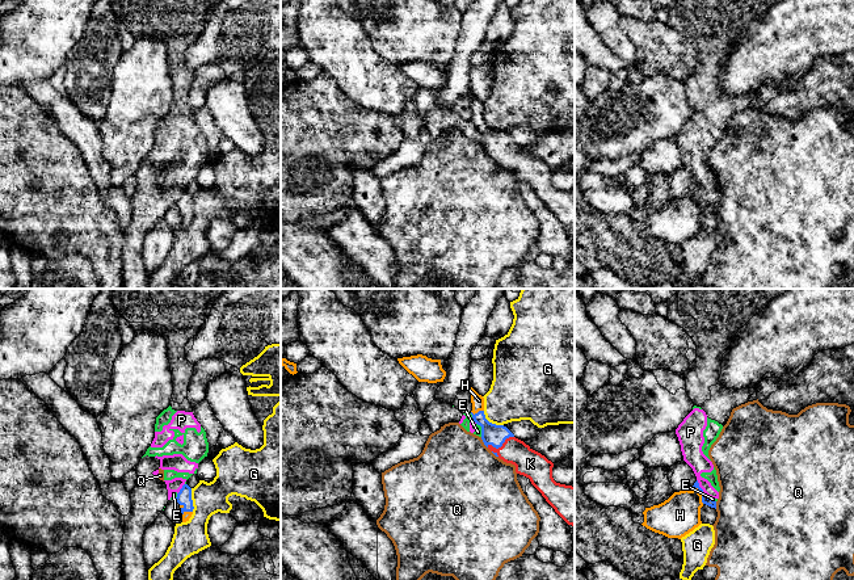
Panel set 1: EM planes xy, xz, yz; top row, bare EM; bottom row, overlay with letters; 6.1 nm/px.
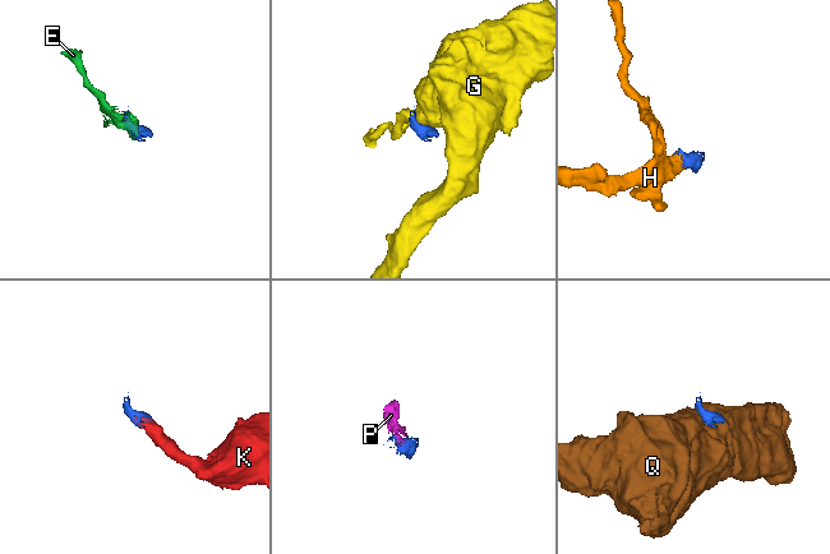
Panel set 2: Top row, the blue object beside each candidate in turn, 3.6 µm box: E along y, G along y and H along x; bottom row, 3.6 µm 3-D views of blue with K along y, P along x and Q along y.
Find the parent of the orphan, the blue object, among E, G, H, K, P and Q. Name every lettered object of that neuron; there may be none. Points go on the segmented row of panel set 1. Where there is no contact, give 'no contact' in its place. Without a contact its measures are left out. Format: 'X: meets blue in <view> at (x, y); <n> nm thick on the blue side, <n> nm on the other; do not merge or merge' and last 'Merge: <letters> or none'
E: meets blue in xz at (471, 414); 130 nm thick on the blue side, 50 nm on the other; do not merge
G: meets blue in xz at (491, 423); 130 nm thick on the blue side, 340 nm on the other; do not merge
H: meets blue in yz at (701, 494); 50 nm thick on the blue side, 240 nm on the other; merge
K: meets blue in xz at (500, 446); 130 nm thick on the blue side, 170 nm on the other; merge
P: meets blue in yz at (702, 490); 50 nm thick on the blue side, 130 nm on the other; do not merge
Q: meets blue in xz at (483, 441); 130 nm thick on the blue side, 480 nm on the other; do not merge
Merge: H, K

